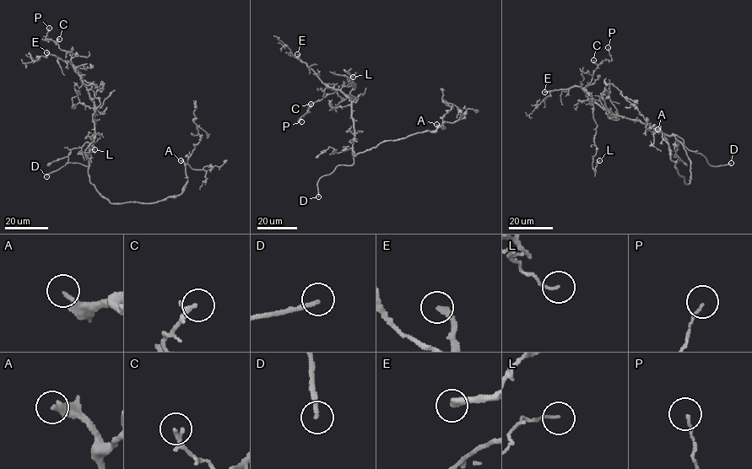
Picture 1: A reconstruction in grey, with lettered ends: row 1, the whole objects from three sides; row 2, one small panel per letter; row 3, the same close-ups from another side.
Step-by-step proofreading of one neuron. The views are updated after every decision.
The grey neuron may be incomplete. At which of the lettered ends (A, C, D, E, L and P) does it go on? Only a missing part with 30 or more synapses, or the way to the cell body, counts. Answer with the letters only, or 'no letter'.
D, E

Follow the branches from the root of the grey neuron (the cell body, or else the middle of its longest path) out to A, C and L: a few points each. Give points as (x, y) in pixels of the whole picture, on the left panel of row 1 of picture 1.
A: (89, 175), (89, 181), (96, 190), (112, 203), (156, 202), (181, 192), (187, 178), (184, 164), (181, 160)
C: (89, 175), (89, 146), (94, 136), (95, 105), (72, 66), (71, 55), (59, 48), (56, 42), (59, 39)
L: (89, 175), (95, 105), (88, 89), (100, 103), (93, 115), (94, 142), (84, 153), (94, 149)

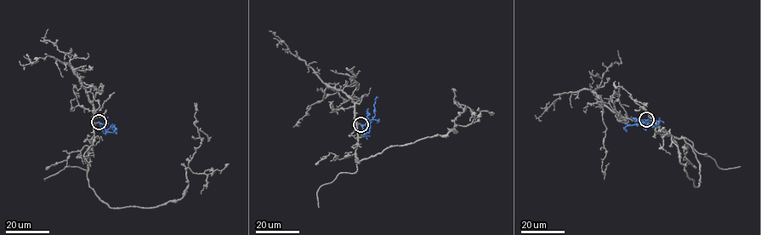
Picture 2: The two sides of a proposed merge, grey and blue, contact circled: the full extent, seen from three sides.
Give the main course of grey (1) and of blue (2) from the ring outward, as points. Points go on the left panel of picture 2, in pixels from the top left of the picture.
1: (99, 122), (88, 186), (112, 208), (156, 207), (179, 199), (188, 184), (188, 163), (201, 143), (195, 103)
2: (99, 122), (102, 131), (105, 133), (114, 127), (113, 132)

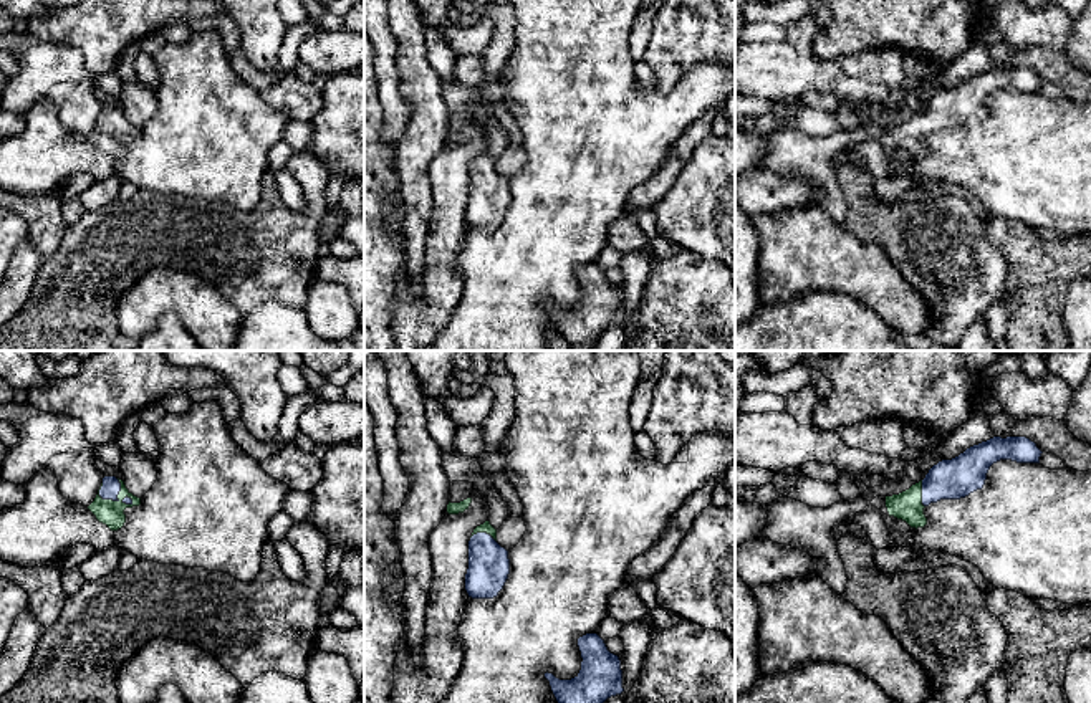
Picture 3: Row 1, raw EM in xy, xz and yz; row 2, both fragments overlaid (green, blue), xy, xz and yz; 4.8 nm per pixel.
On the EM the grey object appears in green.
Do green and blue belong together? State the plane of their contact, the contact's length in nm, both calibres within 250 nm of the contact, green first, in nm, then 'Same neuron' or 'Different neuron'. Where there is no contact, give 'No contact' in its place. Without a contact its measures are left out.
Touches green in xy. Shared border 190 nm. Thickness 130 nm (green) against 90 nm. Same neuron

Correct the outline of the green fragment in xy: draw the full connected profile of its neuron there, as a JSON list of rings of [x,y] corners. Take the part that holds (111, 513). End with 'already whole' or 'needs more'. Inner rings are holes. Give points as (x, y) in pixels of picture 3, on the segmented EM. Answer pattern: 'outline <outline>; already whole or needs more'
outline [[[104,476],[94,501],[88,509],[96,519],[106,524],[111,531],[118,531],[126,523],[126,508],[139,506],[141,498],[134,496],[116,476]]]; needs more

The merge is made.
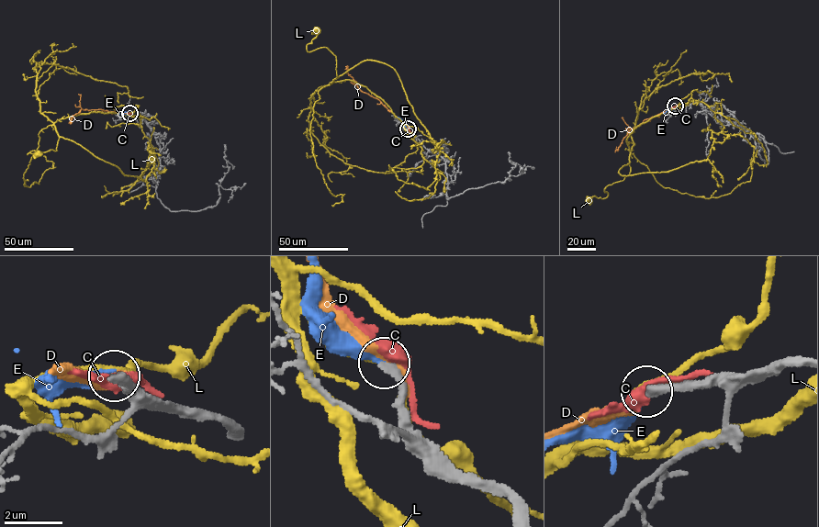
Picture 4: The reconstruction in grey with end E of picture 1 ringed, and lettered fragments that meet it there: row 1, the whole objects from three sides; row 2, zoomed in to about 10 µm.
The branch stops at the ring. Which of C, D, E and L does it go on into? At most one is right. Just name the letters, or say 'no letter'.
E

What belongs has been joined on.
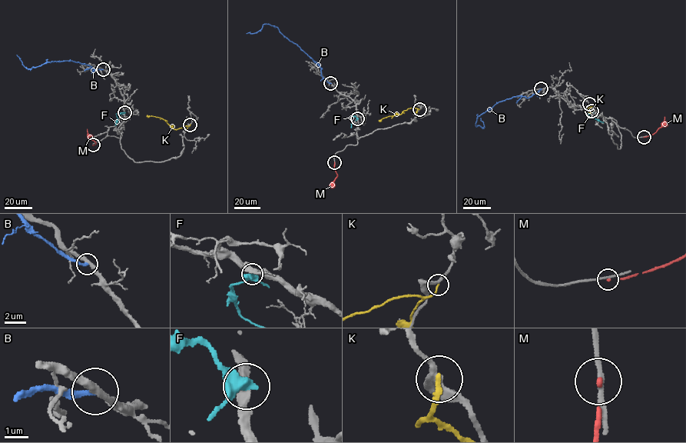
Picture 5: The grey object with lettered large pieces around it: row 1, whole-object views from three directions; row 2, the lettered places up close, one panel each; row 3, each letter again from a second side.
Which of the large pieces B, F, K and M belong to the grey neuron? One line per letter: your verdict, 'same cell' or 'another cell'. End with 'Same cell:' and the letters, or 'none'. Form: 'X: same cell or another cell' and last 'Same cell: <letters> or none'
B: another cell
F: another cell
K: another cell
M: another cell
Same cell: none

